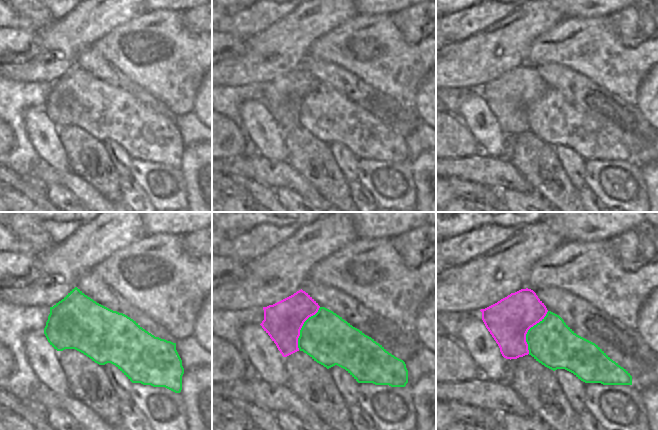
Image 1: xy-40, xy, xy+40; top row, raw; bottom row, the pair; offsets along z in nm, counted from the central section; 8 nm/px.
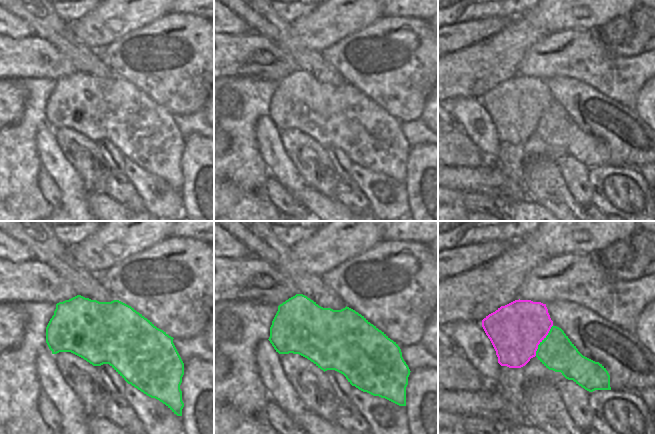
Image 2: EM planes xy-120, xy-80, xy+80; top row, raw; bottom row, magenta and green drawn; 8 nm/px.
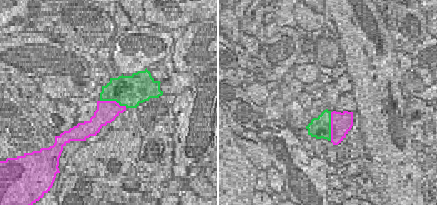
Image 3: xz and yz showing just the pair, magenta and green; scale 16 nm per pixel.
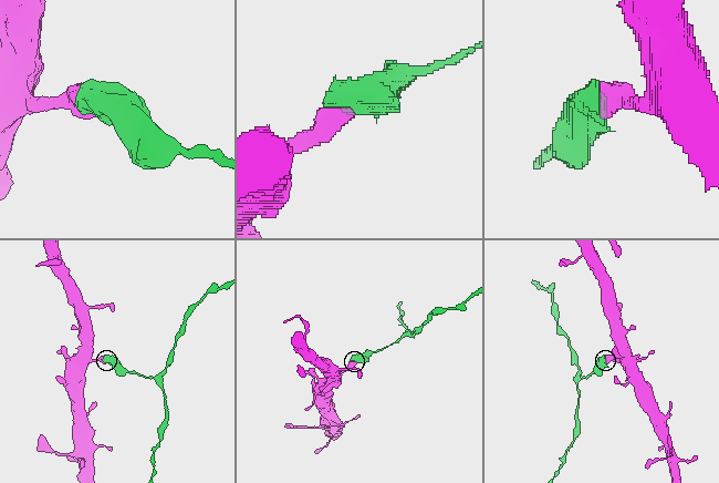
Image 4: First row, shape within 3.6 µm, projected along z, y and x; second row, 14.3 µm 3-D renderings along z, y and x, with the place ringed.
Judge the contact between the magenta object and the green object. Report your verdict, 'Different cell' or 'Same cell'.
Different cell.

